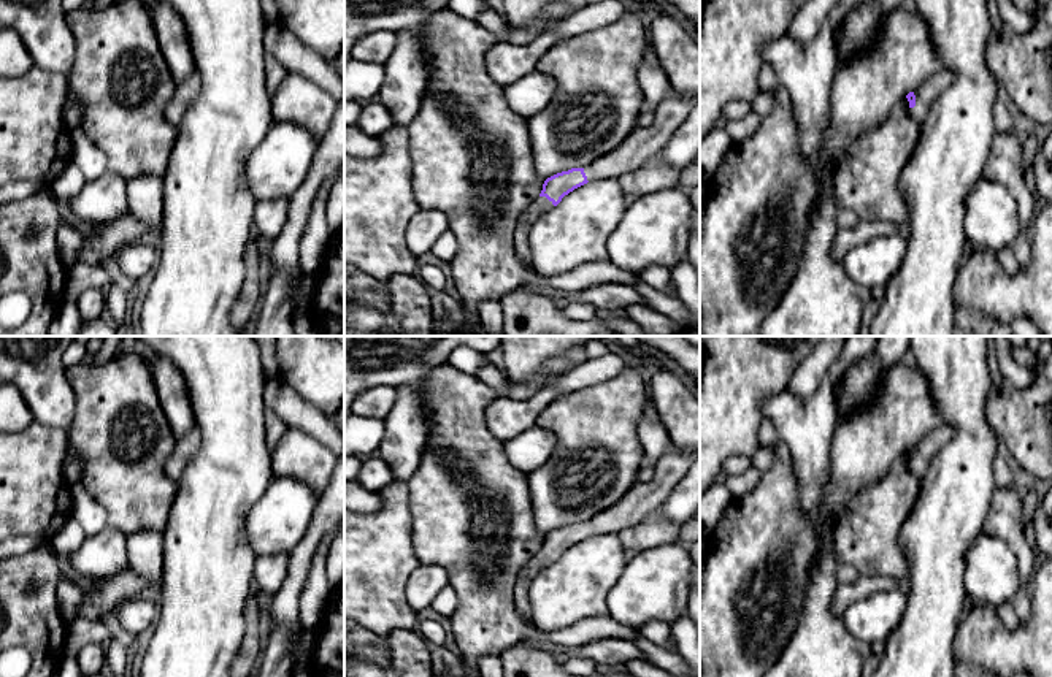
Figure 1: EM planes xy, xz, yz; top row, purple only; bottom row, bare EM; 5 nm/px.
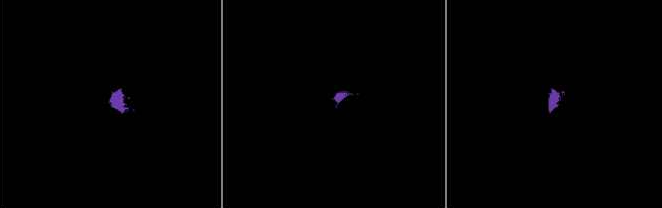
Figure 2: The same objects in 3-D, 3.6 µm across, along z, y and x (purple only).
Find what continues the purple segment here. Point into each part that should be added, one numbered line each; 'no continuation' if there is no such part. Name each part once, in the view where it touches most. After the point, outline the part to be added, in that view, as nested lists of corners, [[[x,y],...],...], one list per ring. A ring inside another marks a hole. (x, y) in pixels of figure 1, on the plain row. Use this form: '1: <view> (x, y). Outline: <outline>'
1: xz (643, 500). Outline: [[[674,447],[655,463],[655,476],[651,482],[635,484],[616,504],[584,520],[587,536],[605,533],[619,534],[655,515],[663,501],[682,480],[700,452],[681,452]]]
2: yz (927, 447). Outline: [[[941,425],[931,430],[927,436],[923,436],[916,446],[916,461],[909,463],[911,472],[917,477],[922,477],[927,472],[927,468],[938,450],[949,442],[954,430],[950,426]]]

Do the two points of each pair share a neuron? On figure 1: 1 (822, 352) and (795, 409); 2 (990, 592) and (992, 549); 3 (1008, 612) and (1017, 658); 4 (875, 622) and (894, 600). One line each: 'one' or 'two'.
1: two
2: one
3: two
4: one

